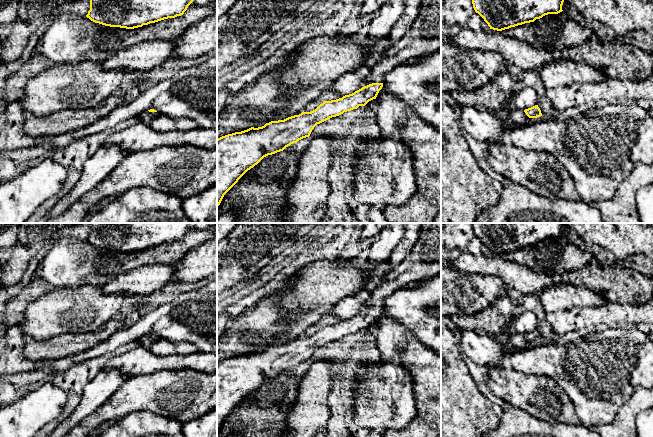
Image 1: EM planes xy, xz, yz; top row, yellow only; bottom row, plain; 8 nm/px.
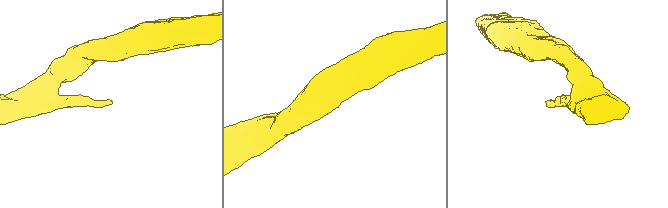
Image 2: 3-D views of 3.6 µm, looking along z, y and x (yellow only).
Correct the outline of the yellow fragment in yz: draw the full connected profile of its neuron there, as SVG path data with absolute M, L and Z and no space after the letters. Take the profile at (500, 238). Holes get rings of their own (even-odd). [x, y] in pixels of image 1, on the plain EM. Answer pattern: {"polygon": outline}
{"polygon": "M472 223L473 232L490 253L502 255L534 246L548 238L558 238L562 236L564 223Z"}

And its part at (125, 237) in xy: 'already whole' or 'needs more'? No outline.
already whole

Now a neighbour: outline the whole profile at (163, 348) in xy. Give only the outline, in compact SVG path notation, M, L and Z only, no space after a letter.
M160 338L151 345L150 350L157 356L166 357L170 355L190 355L198 351L198 348L193 343L172 343Z

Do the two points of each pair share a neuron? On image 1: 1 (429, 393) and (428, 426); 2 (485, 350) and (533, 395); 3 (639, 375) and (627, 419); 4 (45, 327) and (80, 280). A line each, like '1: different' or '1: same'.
1: same
2: different
3: different
4: different

